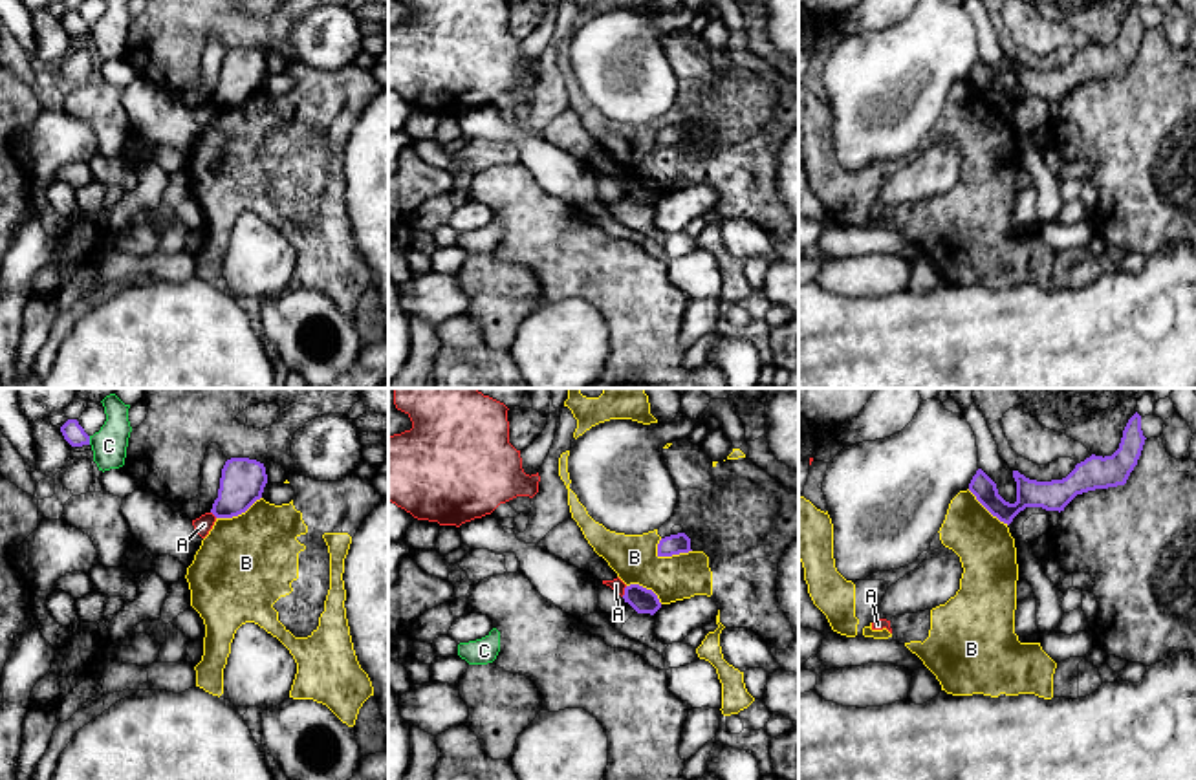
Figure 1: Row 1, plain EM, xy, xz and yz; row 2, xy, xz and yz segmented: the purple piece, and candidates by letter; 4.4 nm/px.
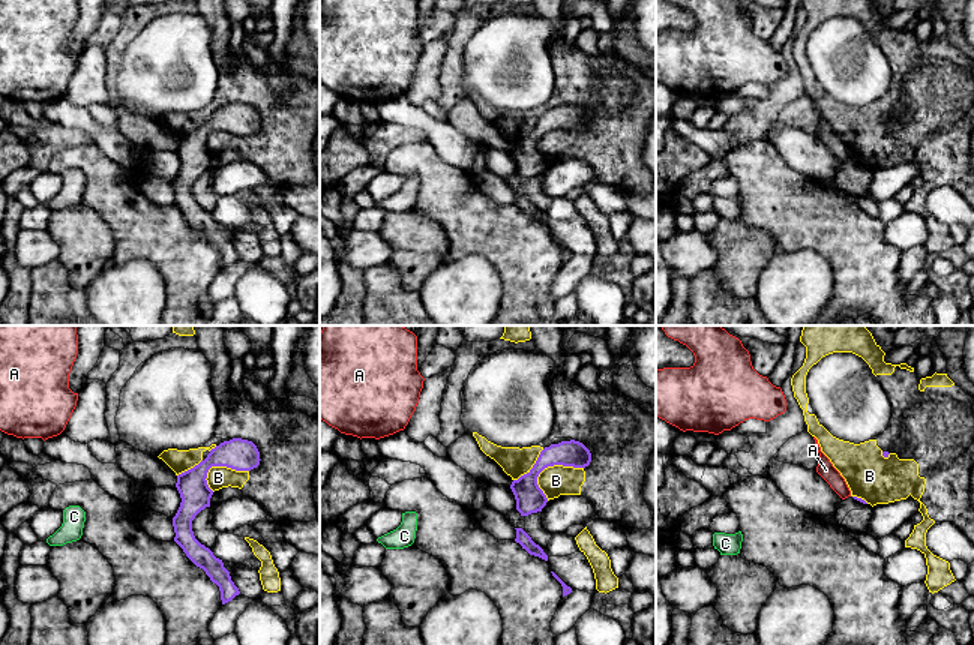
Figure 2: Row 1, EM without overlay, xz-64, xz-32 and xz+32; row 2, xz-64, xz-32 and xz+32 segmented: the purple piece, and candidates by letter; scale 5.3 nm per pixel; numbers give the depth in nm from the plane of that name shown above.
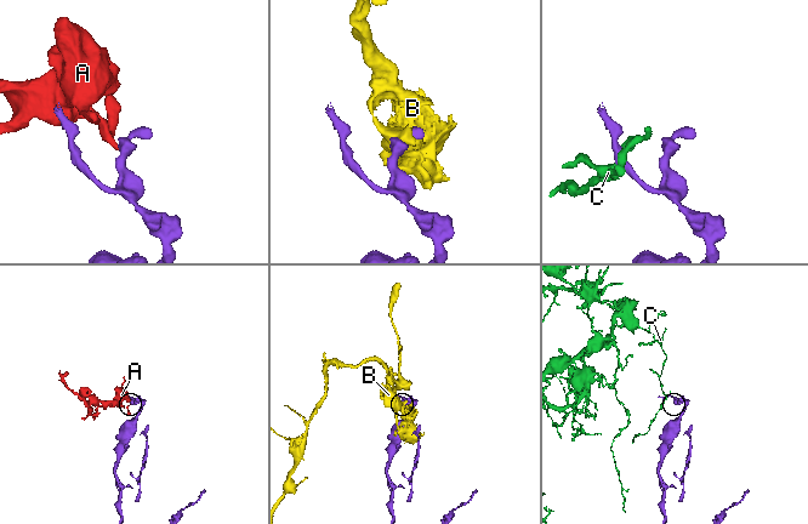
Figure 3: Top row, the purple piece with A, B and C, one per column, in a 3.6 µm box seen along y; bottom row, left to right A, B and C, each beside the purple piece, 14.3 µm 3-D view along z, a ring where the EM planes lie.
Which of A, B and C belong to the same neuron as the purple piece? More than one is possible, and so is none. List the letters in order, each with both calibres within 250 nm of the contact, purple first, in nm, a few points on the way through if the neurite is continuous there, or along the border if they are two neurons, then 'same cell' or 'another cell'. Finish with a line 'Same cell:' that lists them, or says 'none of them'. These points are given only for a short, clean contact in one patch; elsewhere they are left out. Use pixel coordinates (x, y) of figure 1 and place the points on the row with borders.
A: 110/60 nm | along xz (627, 586), (621, 595) | another cell
B: 90/200 nm | another cell
C: 90/150 nm | along xy (88, 436), (90, 444) | another cell
Same cell: none of them

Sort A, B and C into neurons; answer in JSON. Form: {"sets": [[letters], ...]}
{"sets": [["A"], ["B"], ["C"]]}

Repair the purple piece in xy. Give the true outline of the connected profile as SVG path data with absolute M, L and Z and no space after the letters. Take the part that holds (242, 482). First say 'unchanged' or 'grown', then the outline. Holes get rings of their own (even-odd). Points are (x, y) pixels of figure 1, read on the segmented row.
unchanged; M231 458L225 461L220 478L218 498L211 513L216 518L233 518L245 513L262 498L267 474L264 463L249 458Z

